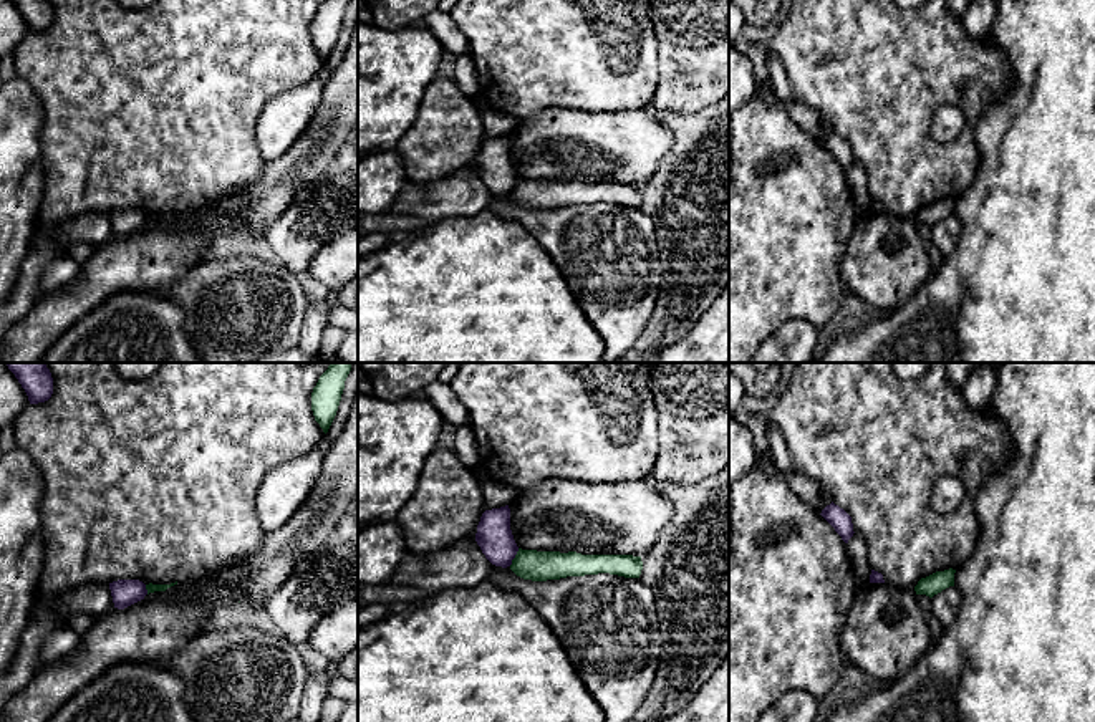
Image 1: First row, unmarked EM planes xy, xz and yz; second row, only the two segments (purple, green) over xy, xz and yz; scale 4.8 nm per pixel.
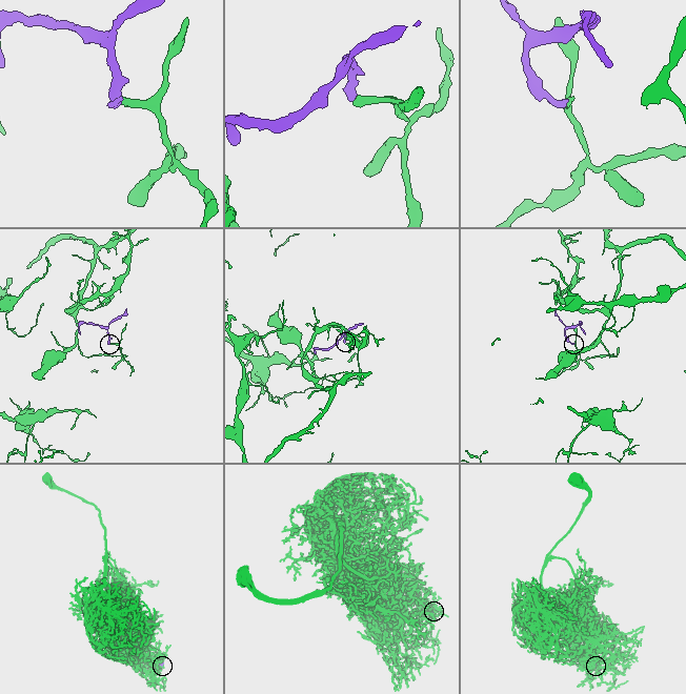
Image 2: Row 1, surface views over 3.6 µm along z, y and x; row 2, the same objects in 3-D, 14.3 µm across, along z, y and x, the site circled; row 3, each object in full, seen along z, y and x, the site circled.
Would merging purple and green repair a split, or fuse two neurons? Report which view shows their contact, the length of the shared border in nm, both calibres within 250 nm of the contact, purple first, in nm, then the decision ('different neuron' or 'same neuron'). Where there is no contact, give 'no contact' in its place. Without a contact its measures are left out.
meets purple in xz; contact 100 nm long; 170 nm thick on the purple side, 150 nm on the other; different neuron

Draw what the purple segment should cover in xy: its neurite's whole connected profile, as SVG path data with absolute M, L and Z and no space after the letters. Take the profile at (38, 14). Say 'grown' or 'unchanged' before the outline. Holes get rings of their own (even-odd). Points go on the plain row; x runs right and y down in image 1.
unchanged | M12 0L25 18L30 33L45 31L53 23L53 7L50 0Z

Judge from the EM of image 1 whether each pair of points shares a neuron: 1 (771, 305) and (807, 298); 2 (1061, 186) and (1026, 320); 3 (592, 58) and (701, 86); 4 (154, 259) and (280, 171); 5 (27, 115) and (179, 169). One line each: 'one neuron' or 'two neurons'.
1: one neuron
2: one neuron
3: two neurons
4: one neuron
5: two neurons

